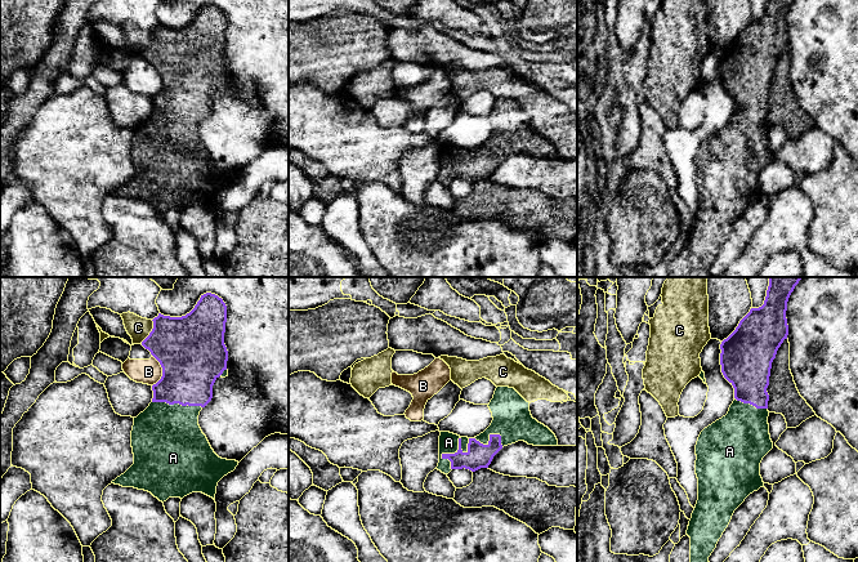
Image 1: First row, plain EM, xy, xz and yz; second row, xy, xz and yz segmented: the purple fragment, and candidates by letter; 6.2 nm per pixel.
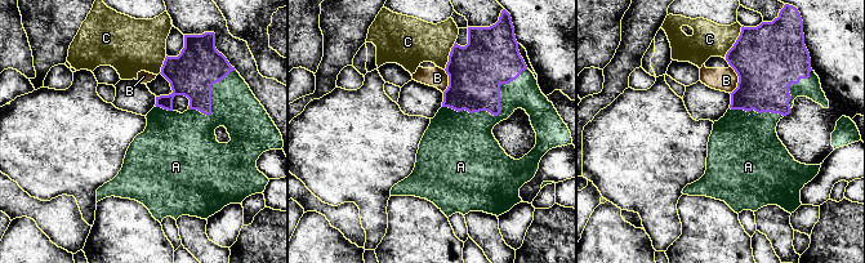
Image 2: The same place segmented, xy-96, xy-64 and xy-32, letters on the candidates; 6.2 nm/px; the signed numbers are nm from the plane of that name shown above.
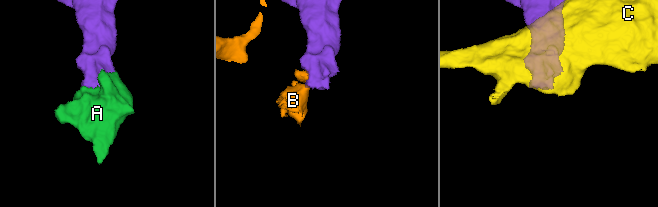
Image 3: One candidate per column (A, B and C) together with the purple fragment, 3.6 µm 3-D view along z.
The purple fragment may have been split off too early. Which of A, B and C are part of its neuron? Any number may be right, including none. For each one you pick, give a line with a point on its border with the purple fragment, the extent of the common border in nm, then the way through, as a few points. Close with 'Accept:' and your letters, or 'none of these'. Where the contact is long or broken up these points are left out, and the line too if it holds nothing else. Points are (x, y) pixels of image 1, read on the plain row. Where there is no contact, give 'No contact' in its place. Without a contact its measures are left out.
A: Touches purple at xz (451, 165). Shared border 240 nm
Accept: A

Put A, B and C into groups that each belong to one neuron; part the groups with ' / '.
A / B / C

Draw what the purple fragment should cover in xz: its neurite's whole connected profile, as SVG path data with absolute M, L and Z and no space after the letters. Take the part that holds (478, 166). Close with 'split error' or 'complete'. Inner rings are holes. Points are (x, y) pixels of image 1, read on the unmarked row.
M497 98L488 119L493 131L479 147L468 150L441 143L438 182L448 186L452 180L475 183L488 179L504 157L518 152L533 157L558 157L555 146L532 129L529 113L514 99Z; split error

